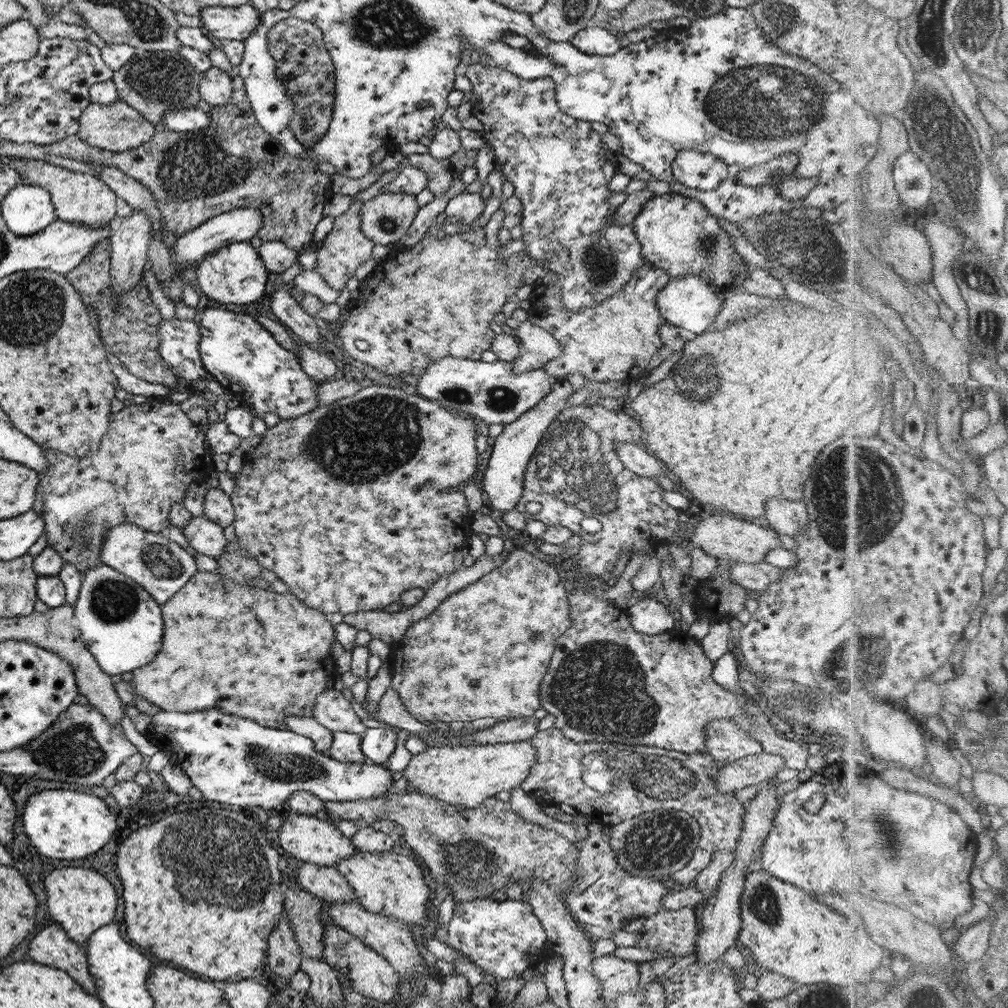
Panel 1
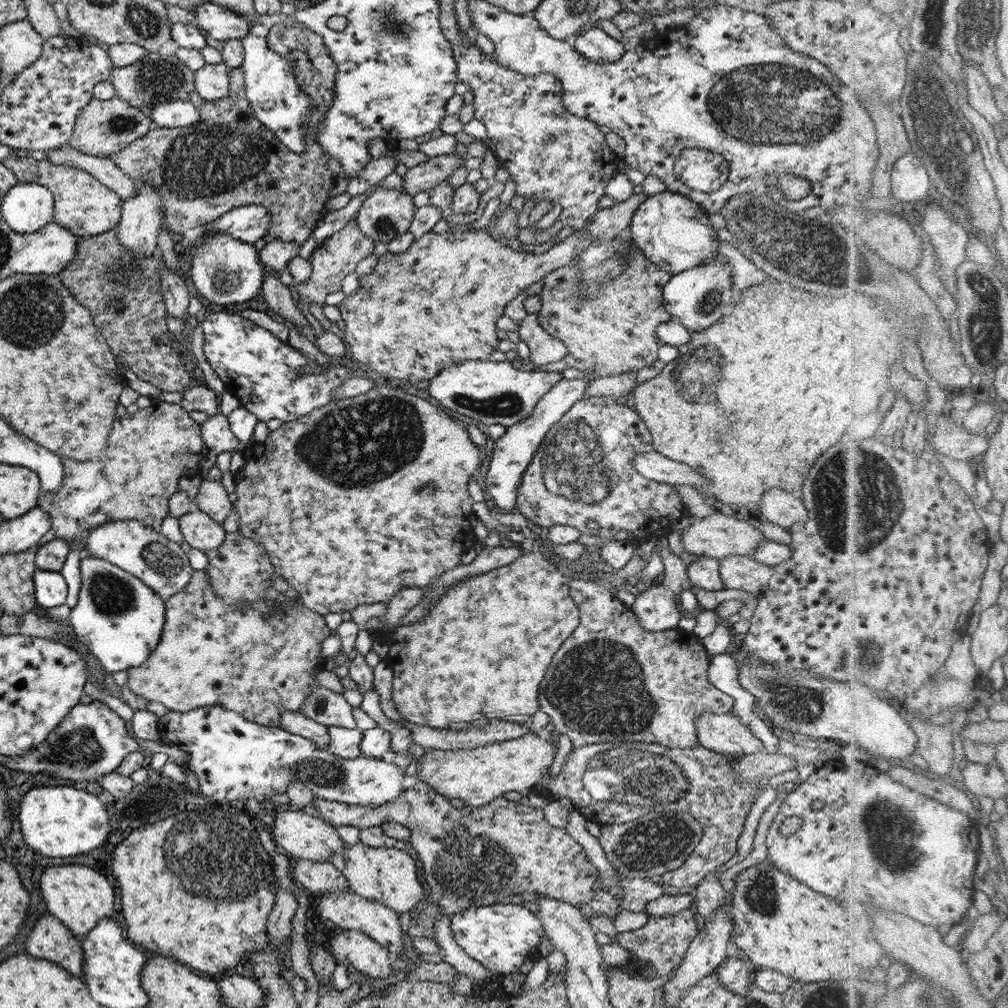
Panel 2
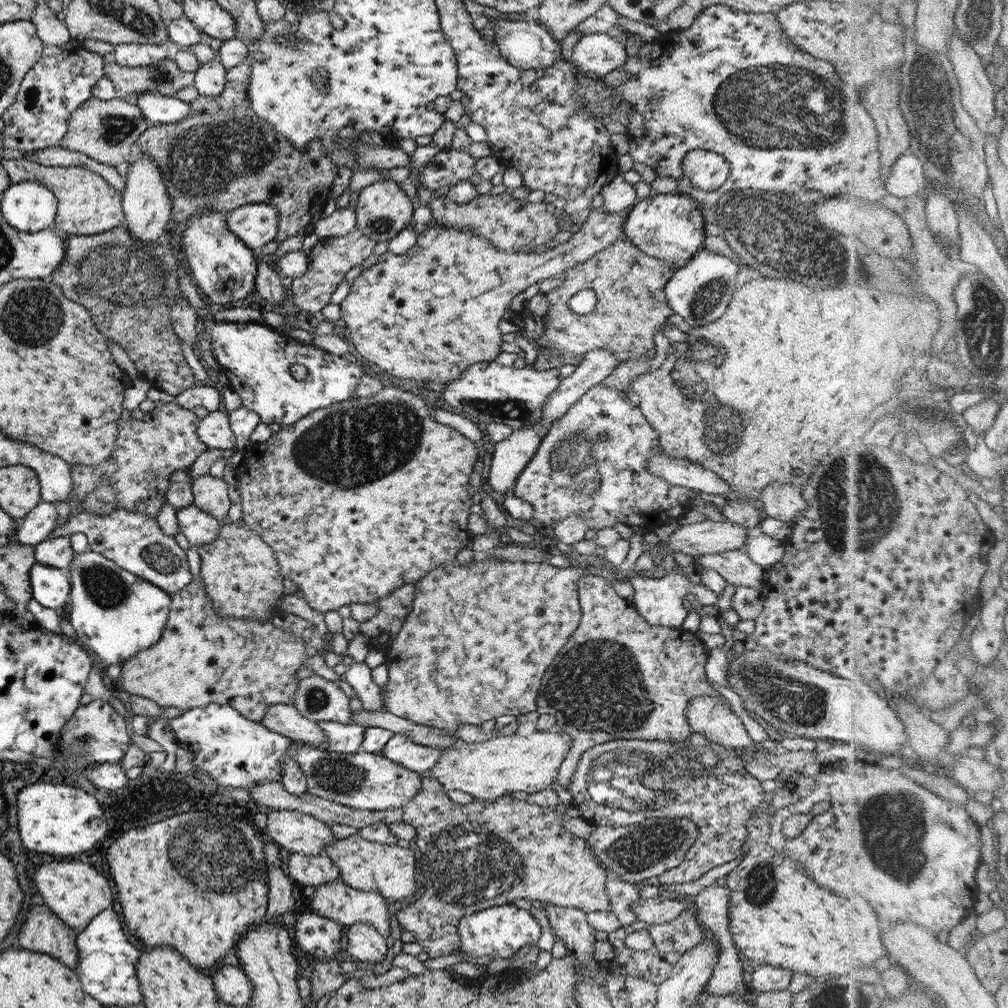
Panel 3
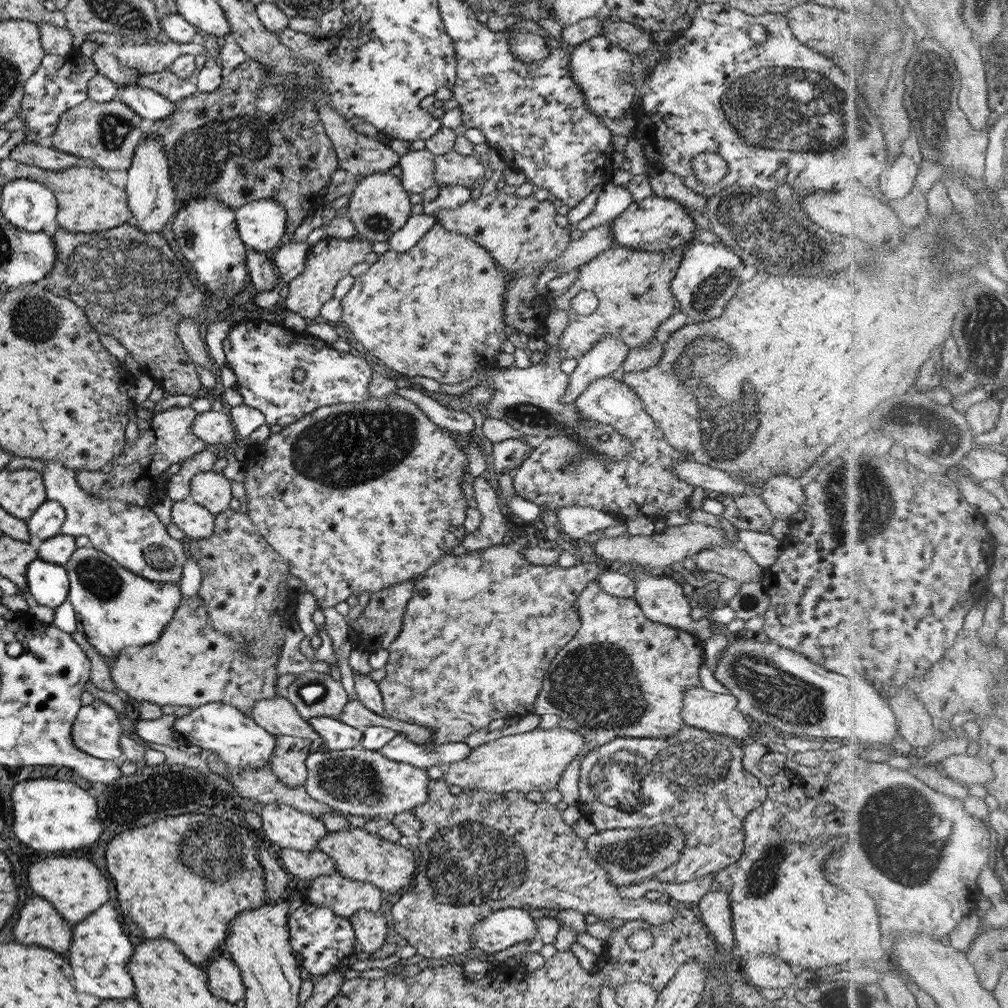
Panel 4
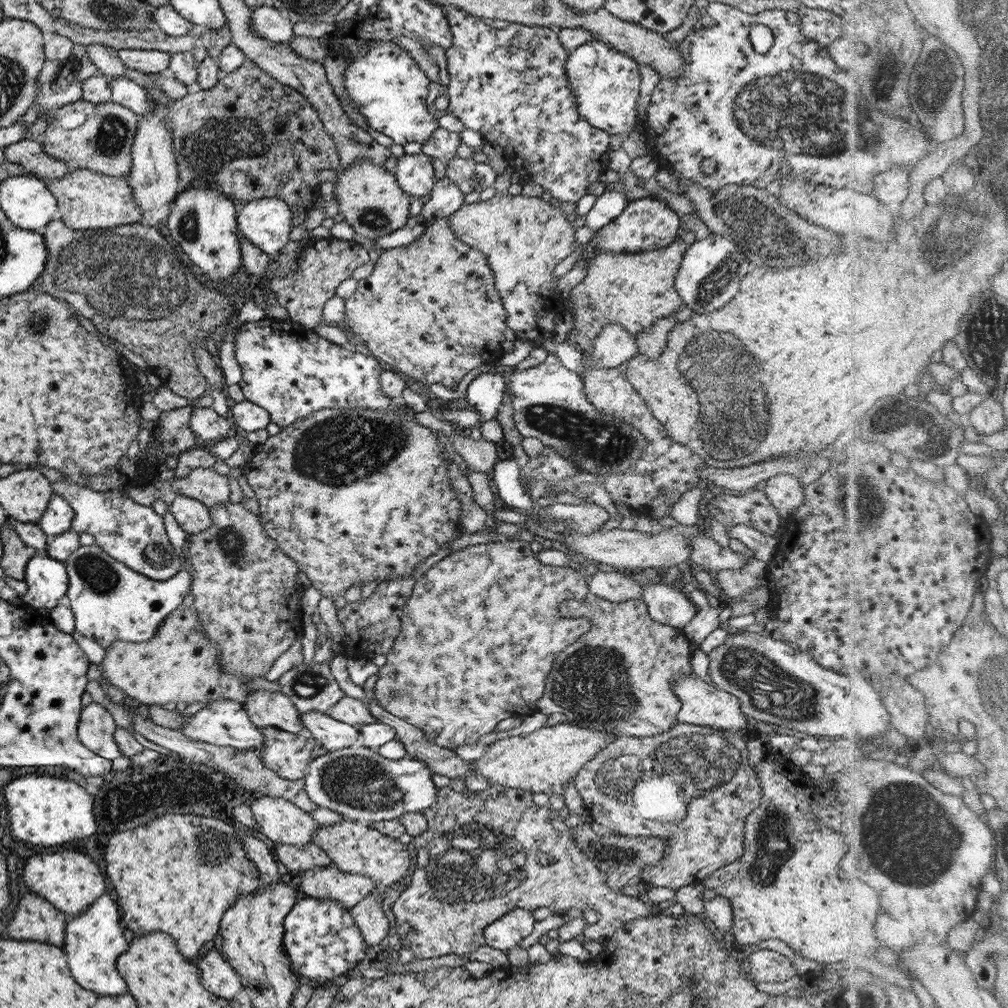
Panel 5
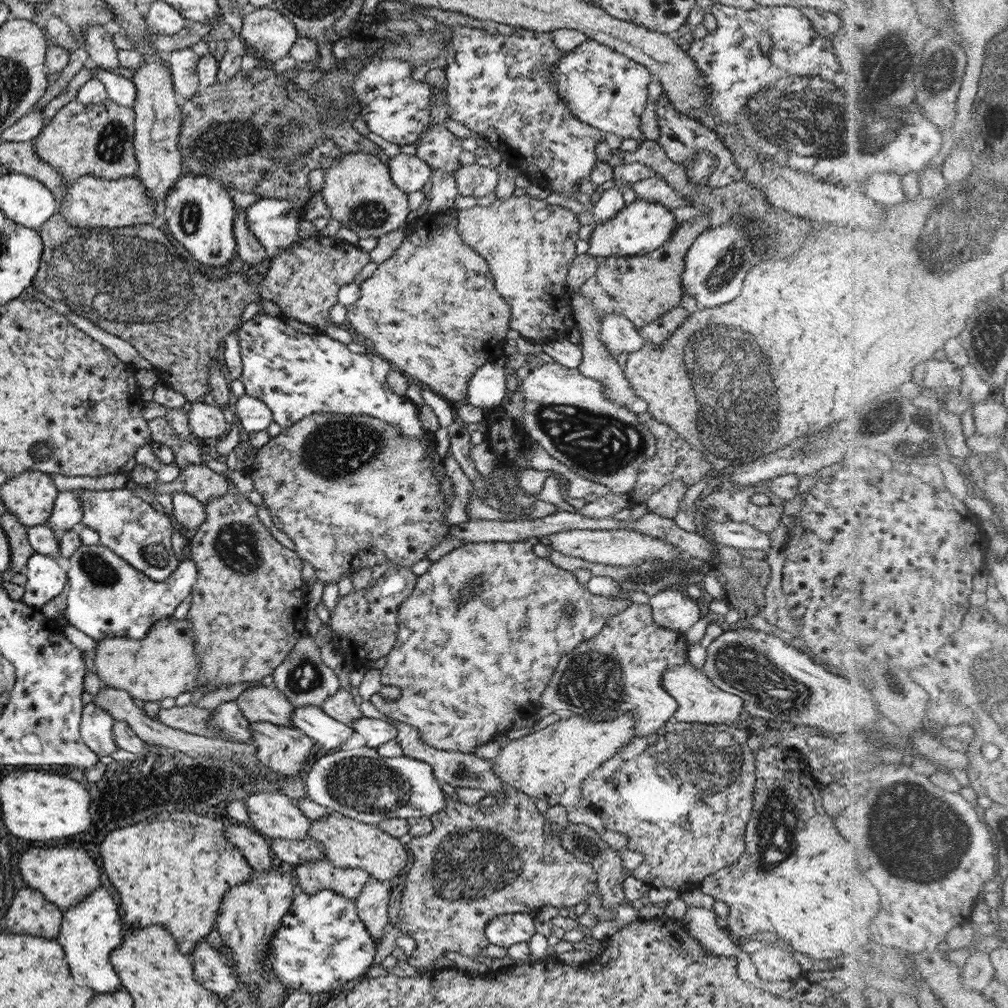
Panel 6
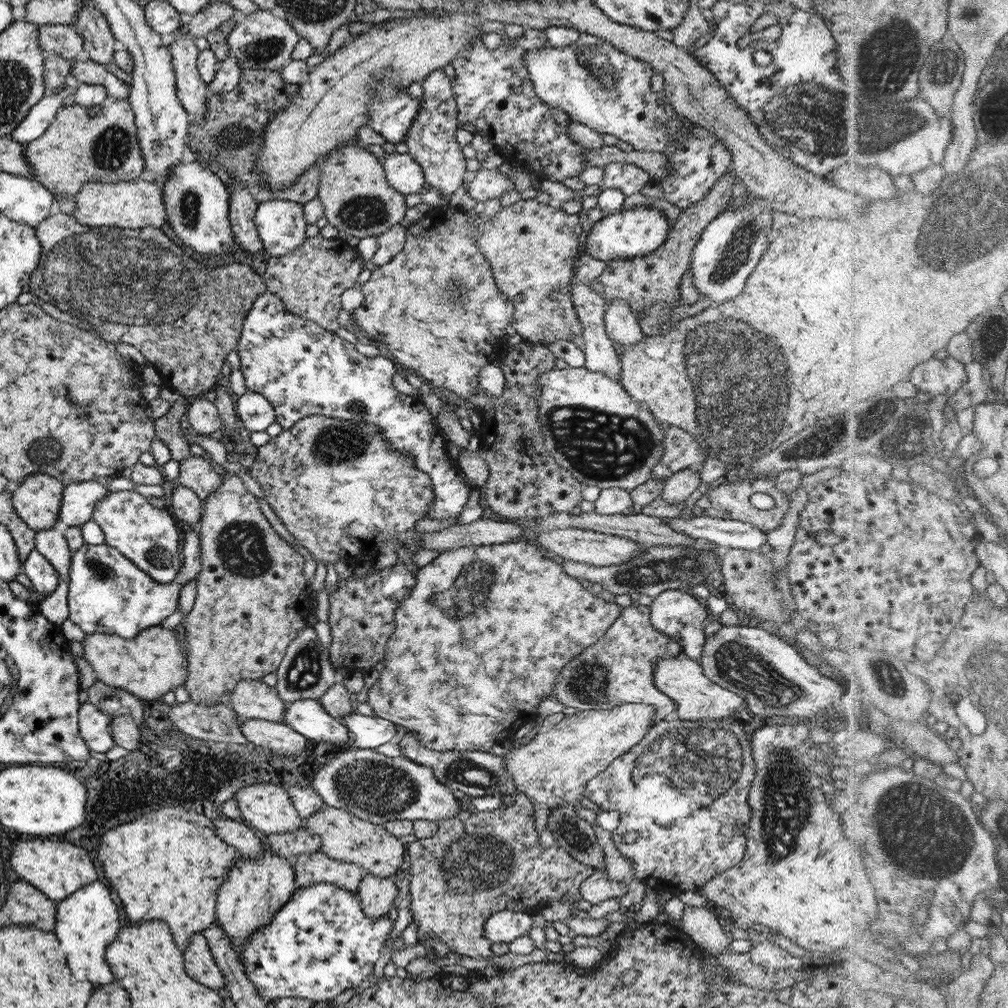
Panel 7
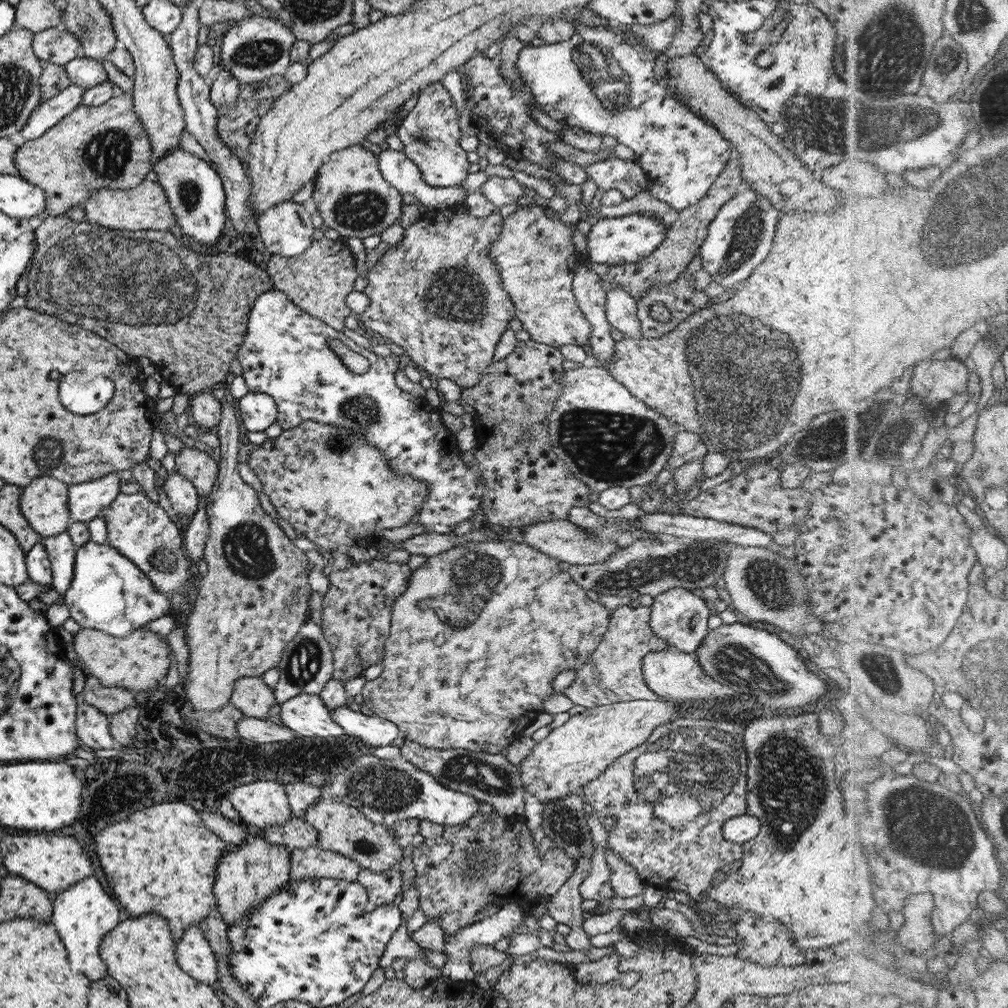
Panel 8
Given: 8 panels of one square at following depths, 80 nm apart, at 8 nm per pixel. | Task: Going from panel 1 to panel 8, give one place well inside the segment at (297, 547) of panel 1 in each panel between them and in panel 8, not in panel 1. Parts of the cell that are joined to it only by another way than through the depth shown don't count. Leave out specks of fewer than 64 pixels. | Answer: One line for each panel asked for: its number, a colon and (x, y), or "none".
2: (365, 496)
3: (355, 499)
4: (328, 492)
5: (334, 493)
6: (350, 492)
7: (339, 490)
8: (333, 488)

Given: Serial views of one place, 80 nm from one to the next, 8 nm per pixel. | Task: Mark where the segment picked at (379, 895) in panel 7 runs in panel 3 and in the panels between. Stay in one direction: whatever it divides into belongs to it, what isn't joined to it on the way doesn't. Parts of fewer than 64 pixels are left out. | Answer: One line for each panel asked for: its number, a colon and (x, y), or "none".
3: (361, 941)
4: (369, 928)
5: (369, 919)
6: (371, 903)

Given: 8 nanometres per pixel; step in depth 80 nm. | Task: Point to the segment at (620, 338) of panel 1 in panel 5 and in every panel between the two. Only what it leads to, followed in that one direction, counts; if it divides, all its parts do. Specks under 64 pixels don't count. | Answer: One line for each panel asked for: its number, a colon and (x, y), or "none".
2: (611, 330)
3: (631, 306)
4: (632, 287)
5: (633, 290)

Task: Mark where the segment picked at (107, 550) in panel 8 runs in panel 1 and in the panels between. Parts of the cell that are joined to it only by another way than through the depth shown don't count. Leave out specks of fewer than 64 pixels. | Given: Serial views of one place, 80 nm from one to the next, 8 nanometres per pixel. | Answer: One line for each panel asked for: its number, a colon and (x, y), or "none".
1: (120, 625)
2: (116, 617)
3: (115, 613)
4: (114, 608)
5: (110, 602)
6: (106, 597)
7: (107, 594)

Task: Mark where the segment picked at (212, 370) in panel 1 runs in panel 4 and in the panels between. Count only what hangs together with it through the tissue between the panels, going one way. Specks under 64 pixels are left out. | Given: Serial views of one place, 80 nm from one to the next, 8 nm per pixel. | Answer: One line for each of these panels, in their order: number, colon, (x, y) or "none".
2: (258, 369)
3: (255, 358)
4: (263, 356)

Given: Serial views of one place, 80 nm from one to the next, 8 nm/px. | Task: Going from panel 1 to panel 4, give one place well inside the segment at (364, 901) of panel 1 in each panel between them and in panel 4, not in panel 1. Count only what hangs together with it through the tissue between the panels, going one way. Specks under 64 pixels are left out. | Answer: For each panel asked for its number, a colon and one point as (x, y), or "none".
2: (387, 875)
3: (389, 870)
4: (357, 855)

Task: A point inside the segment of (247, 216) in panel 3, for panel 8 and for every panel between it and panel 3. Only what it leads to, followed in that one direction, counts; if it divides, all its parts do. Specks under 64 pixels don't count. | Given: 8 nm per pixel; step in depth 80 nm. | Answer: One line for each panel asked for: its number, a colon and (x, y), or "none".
4: (260, 224)
5: (266, 223)
6: (273, 222)
7: (280, 225)
8: (285, 229)

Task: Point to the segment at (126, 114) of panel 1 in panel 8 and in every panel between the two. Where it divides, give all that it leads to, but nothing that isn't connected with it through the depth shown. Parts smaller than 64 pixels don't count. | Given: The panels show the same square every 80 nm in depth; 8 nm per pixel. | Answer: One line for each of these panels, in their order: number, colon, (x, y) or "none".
2: (102, 127)
3: (106, 131)
4: (104, 134)
5: (97, 137)
6: (96, 139)
7: (83, 144)
8: (93, 147)

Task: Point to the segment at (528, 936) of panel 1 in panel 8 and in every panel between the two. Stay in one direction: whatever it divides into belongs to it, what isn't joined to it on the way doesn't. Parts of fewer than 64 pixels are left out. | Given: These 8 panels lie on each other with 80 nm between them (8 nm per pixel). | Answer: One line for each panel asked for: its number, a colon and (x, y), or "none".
2: (500, 936)
3: (498, 931)
4: (500, 929)
5: (507, 931)
6: (506, 929)
7: (503, 926)
8: (488, 930)

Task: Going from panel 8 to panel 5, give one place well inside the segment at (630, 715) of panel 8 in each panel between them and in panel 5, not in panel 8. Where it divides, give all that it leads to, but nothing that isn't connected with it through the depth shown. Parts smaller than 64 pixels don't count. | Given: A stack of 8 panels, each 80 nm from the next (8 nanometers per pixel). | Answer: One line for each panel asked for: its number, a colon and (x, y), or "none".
5: (541, 762)
6: (550, 764)
7: (551, 770)

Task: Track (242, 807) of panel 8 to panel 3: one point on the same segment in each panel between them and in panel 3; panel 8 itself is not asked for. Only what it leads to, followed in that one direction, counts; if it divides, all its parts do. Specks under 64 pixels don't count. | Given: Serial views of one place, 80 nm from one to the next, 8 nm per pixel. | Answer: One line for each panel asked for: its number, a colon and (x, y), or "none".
3: (296, 832)
4: (283, 825)
5: (279, 820)
6: (270, 813)
7: (266, 807)

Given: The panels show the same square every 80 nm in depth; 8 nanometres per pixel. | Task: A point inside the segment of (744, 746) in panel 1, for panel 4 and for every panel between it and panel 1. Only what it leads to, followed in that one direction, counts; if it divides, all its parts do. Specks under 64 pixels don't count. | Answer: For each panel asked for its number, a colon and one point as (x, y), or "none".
2: (723, 733)
3: (711, 718)
4: (702, 709)

